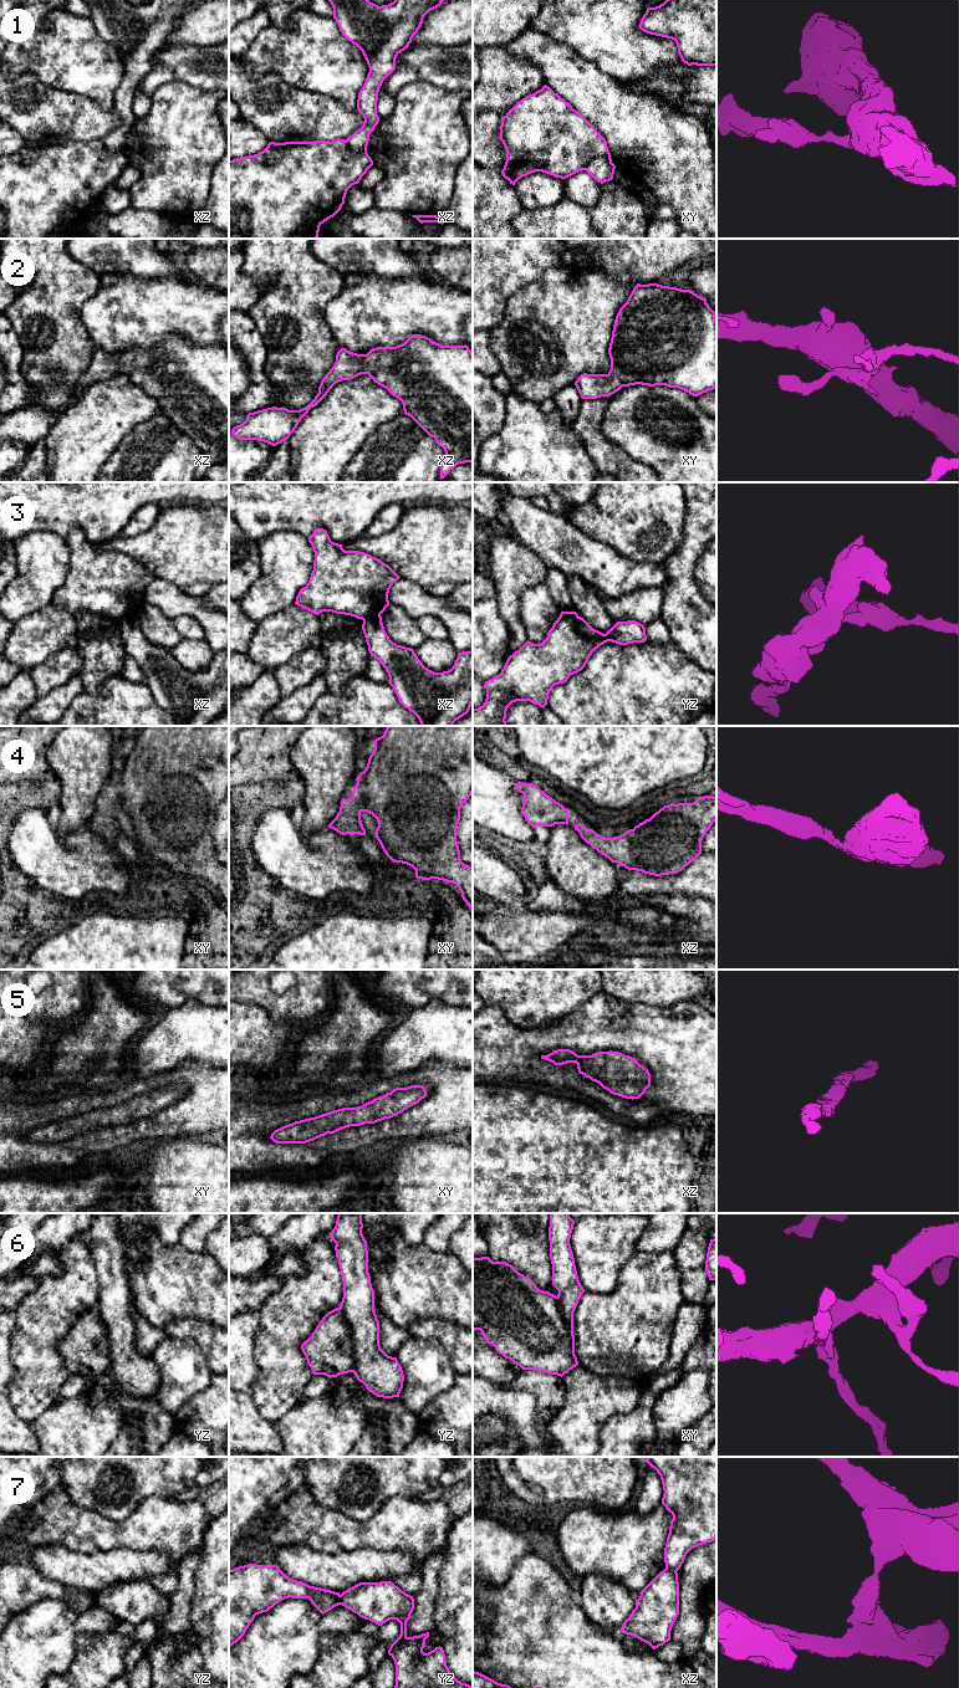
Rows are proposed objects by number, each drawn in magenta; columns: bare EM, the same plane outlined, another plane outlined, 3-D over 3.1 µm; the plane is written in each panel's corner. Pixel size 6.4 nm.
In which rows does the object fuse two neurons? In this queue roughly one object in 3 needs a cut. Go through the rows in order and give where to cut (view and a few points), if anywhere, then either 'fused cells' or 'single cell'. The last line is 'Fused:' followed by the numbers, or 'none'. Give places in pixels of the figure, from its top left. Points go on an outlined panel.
1: cut xy (610, 157), (593, 157), (583, 169); fused cells
2: cut none; single cell
3: cut xz (379, 614), (372, 614), (362, 619); fused cells
4: cut none; single cell
5: cut none; single cell
6: cut none; single cell
7: cut xz (666, 1566), (676, 1571); fused cells
Fused: 1, 3, 7

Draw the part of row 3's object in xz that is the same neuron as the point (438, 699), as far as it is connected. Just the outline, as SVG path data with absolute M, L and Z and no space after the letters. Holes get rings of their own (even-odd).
M381 615L363 619L362 630L371 656L388 672L389 685L399 702L418 717L422 726L453 726L469 712L473 705L473 651L458 653L450 670L434 672L423 665L413 649L397 645L389 639Z

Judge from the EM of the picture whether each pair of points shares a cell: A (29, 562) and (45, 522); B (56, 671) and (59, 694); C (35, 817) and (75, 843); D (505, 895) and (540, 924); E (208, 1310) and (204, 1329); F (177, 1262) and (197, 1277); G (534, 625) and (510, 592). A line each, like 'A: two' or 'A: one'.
A: two
B: two
C: one
D: two
E: two
F: one
G: two

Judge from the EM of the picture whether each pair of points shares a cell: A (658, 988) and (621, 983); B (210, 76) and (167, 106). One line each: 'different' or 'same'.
A: same
B: different

